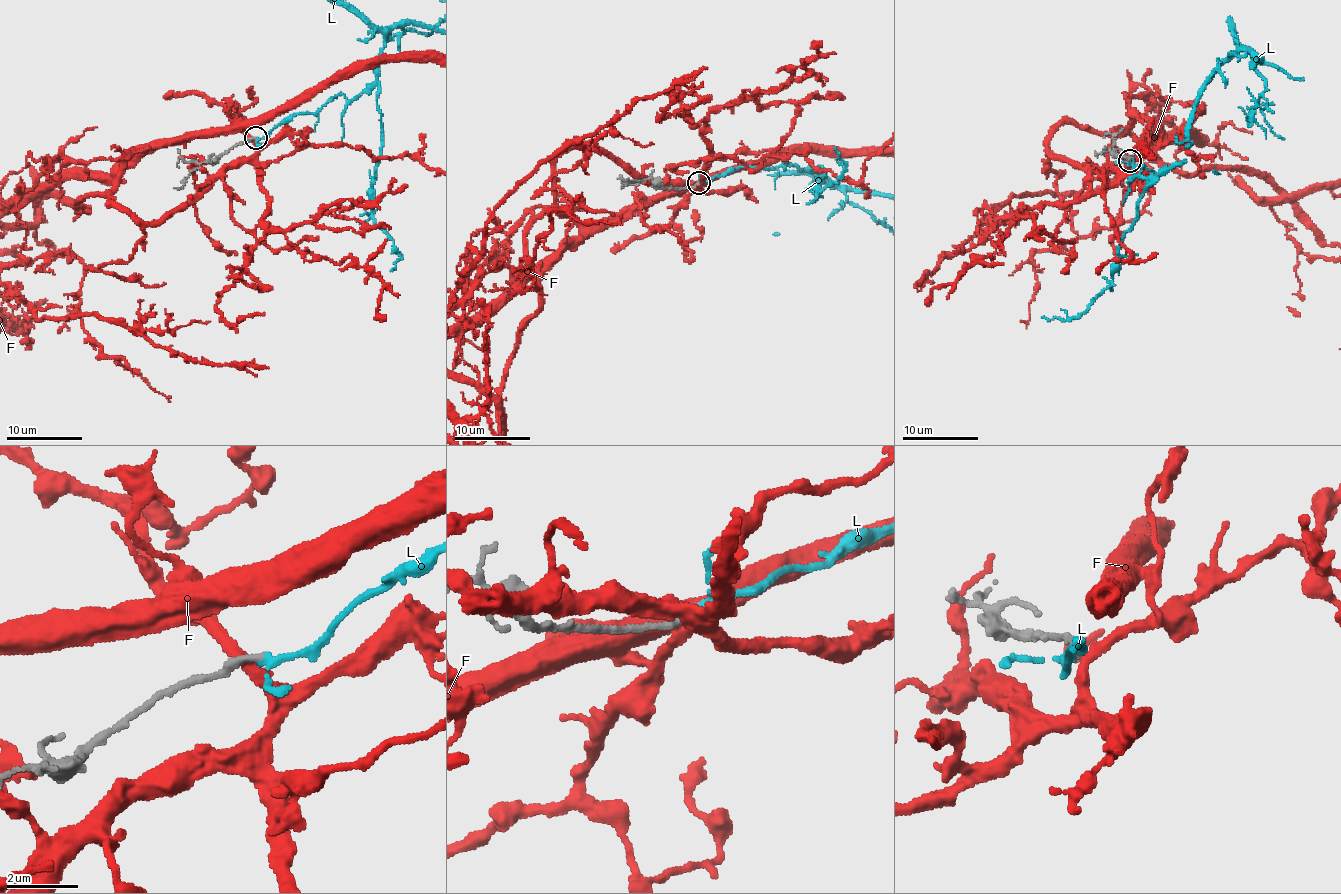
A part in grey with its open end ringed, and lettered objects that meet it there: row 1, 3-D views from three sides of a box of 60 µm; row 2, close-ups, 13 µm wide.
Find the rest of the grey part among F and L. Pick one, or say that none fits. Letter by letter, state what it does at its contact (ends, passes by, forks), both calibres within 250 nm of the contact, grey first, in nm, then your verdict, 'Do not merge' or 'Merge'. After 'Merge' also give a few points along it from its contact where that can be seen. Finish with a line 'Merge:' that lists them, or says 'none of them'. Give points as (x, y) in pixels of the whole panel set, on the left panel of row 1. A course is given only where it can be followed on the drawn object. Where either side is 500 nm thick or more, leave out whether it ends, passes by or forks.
F: It passes by. Thickness 280 nm (grey) against 280 nm. Do not merge
L: It passes by. Thickness 220 nm (grey) against 150 nm. Merge
Merge: L

